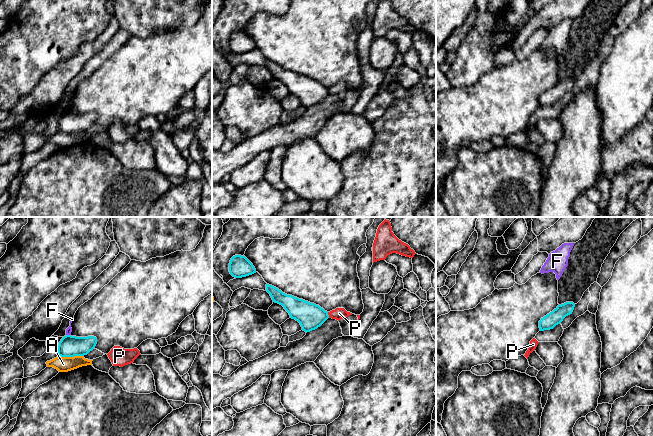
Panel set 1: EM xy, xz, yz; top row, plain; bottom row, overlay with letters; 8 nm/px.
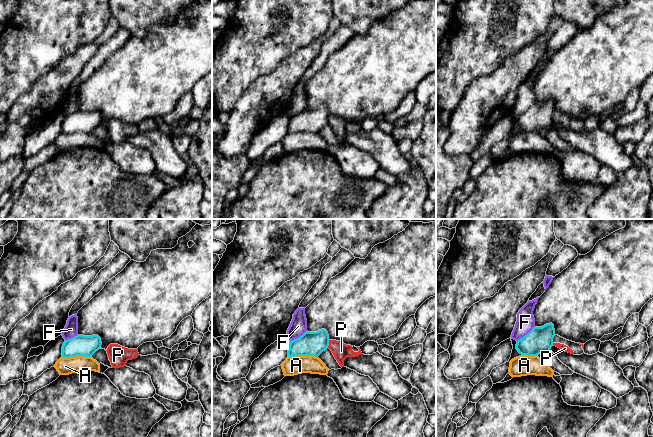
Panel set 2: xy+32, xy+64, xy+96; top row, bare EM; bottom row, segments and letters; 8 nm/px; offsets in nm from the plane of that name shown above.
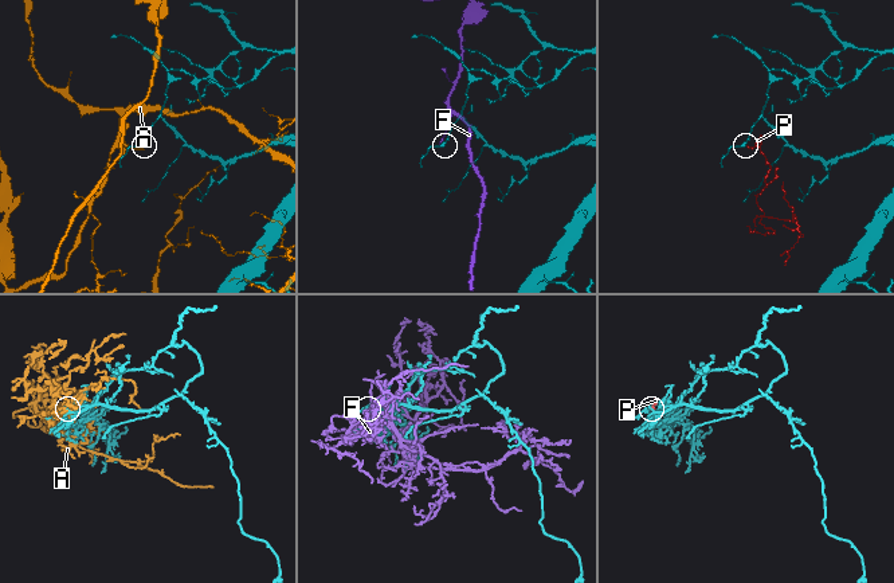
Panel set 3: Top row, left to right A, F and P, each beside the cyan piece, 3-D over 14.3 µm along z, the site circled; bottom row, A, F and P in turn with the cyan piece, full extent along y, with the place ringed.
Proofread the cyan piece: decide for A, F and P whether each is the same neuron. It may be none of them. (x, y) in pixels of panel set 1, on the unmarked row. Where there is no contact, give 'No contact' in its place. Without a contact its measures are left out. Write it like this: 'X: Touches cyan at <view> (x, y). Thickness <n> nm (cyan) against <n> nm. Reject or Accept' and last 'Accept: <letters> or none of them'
A: Touches cyan at xy (71, 132). Thickness 170 nm (cyan) against 130 nm. Reject
F: Touches cyan at xy (68, 111). Thickness 170 nm (cyan) against 50 nm. Reject
P: Touches cyan at xz (328, 91). Thickness 200 nm (cyan) against 100 nm. Reject
Accept: none of them

